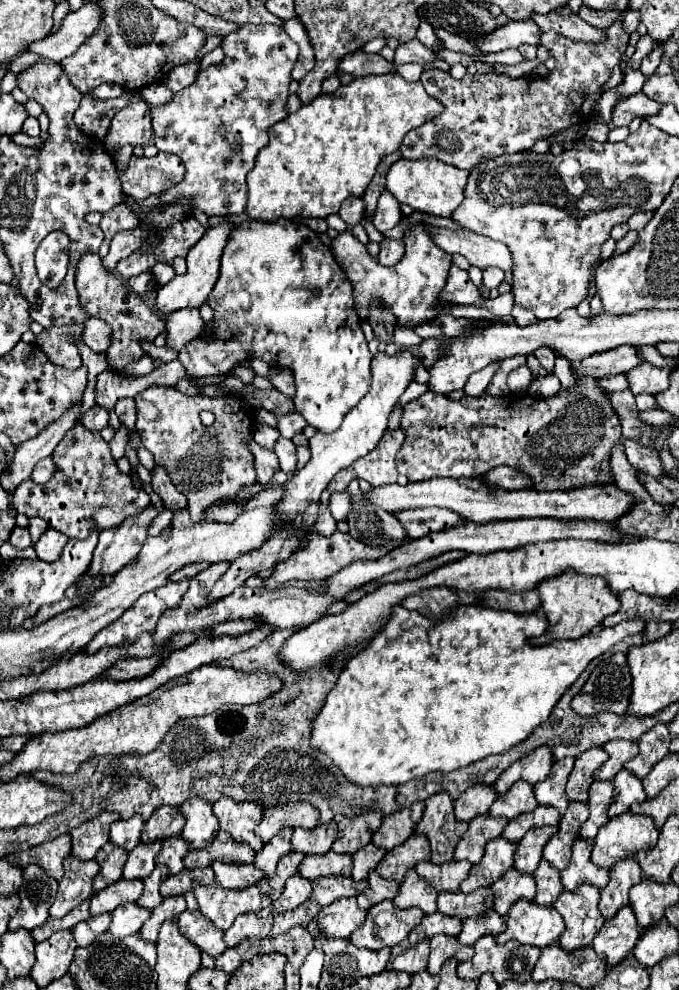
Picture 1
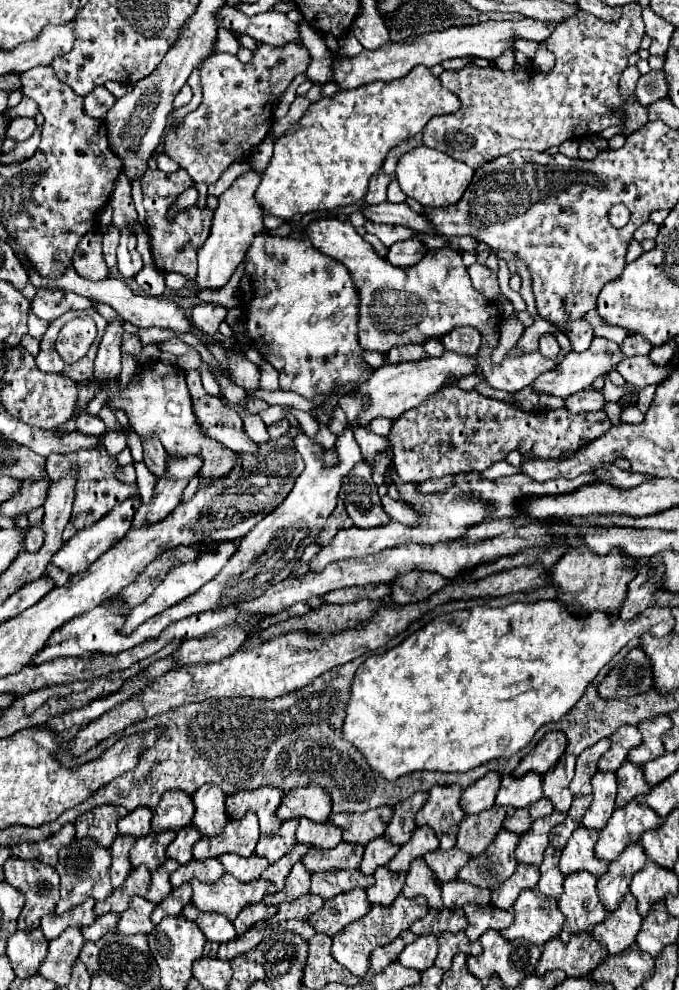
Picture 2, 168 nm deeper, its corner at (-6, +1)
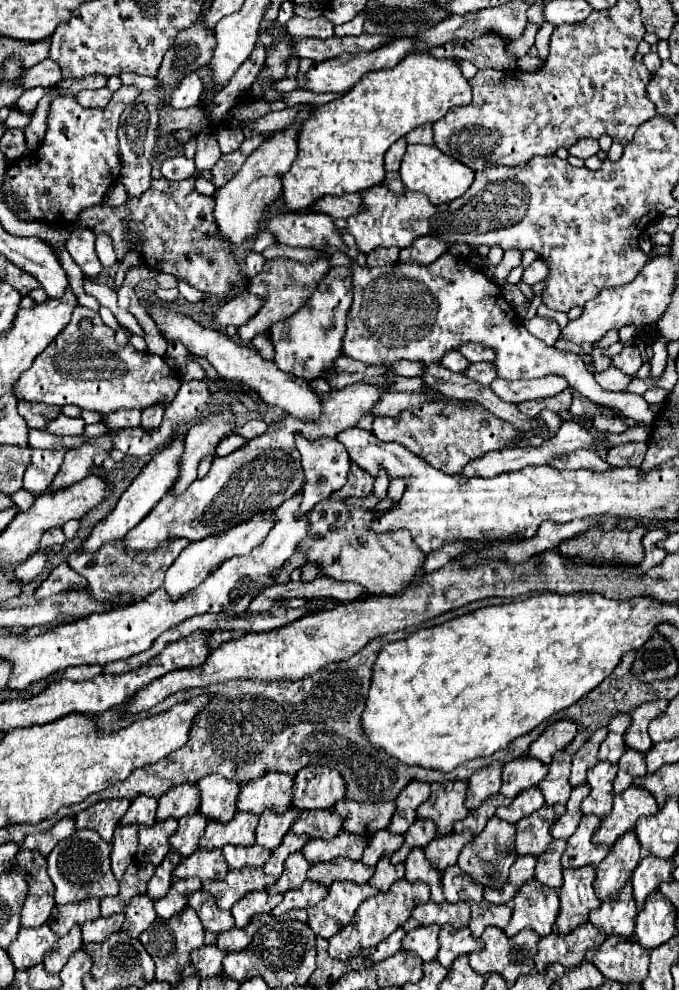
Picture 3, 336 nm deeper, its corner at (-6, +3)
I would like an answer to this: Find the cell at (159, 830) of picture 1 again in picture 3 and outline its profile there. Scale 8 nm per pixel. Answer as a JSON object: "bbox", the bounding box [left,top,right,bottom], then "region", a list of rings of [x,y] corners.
{"bbox":[157,784,199,822],"region":[[[179,784],[167,794],[159,798],[159,808],[157,808],[157,820],[161,822],[163,818],[183,818],[187,814],[197,814],[199,812],[199,788],[197,784]]]}

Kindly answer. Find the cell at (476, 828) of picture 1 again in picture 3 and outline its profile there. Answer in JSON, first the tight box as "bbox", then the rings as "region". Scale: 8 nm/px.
{"bbox":[455,792,513,834],"region":[[[499,792],[493,794],[493,798],[487,798],[487,802],[483,802],[479,808],[471,810],[465,820],[455,822],[455,832],[471,830],[473,834],[479,834],[479,832],[485,828],[487,820],[489,820],[491,816],[495,816],[495,810],[497,810],[499,806],[507,806],[511,800],[513,800],[513,798],[507,798],[507,796],[499,794]]]}

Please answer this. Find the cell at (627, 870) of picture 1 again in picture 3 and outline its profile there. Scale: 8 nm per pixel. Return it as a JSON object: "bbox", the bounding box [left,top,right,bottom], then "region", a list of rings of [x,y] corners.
{"bbox":[593,830,641,900],"region":[[[633,830],[623,834],[623,838],[619,838],[615,846],[611,846],[607,858],[597,866],[597,876],[593,882],[595,894],[601,900],[607,900],[611,894],[617,894],[625,886],[641,860],[639,852],[641,846]]]}

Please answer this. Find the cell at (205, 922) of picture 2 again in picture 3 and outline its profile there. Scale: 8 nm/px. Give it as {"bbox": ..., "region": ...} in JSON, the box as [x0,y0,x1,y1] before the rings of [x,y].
{"bbox":[189,890,235,934],"region":[[[199,890],[199,892],[191,894],[189,906],[195,908],[195,912],[201,918],[205,930],[209,930],[209,932],[219,934],[219,932],[231,930],[235,926],[235,920],[231,916],[231,912],[219,910],[219,906],[215,906],[215,898],[211,898],[211,894],[205,894],[205,890]]]}

